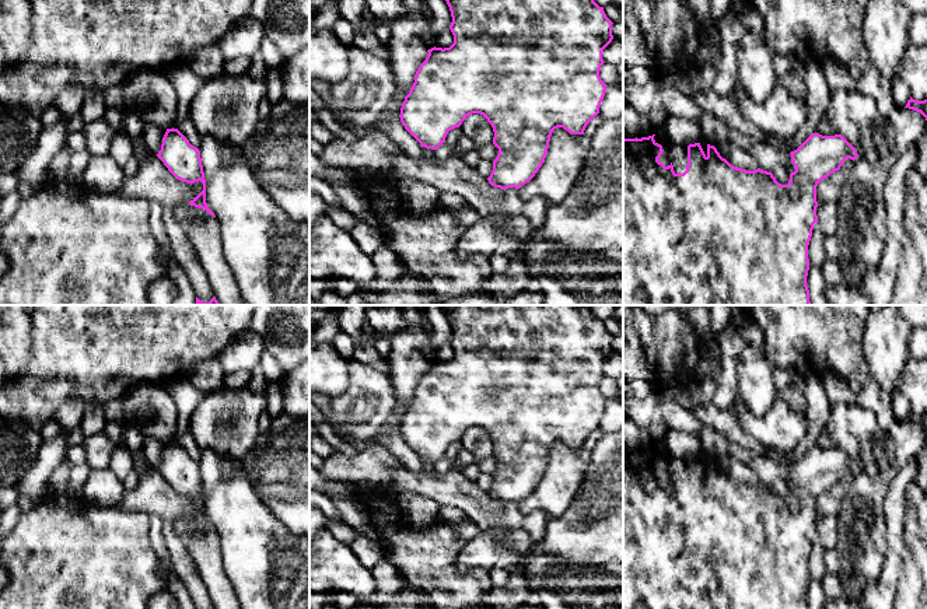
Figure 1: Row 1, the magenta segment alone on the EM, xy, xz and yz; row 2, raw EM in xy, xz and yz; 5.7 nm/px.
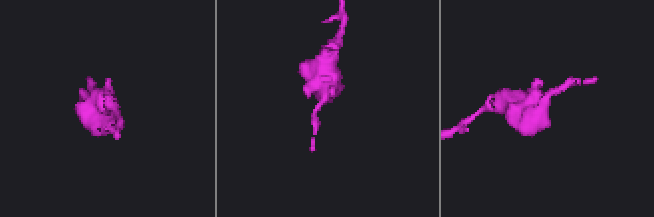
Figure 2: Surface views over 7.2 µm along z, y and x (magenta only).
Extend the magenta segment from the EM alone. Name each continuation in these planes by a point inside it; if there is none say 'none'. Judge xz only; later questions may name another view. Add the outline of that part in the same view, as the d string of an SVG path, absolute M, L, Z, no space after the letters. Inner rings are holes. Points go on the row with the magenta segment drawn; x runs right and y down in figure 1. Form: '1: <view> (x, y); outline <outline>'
none

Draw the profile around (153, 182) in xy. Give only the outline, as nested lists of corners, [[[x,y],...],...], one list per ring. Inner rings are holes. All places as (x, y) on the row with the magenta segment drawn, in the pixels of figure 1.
[[[153,154],[140,162],[134,176],[125,176],[122,185],[111,195],[157,202],[162,207],[189,204],[200,192],[203,183],[186,183],[176,179],[164,162]]]

